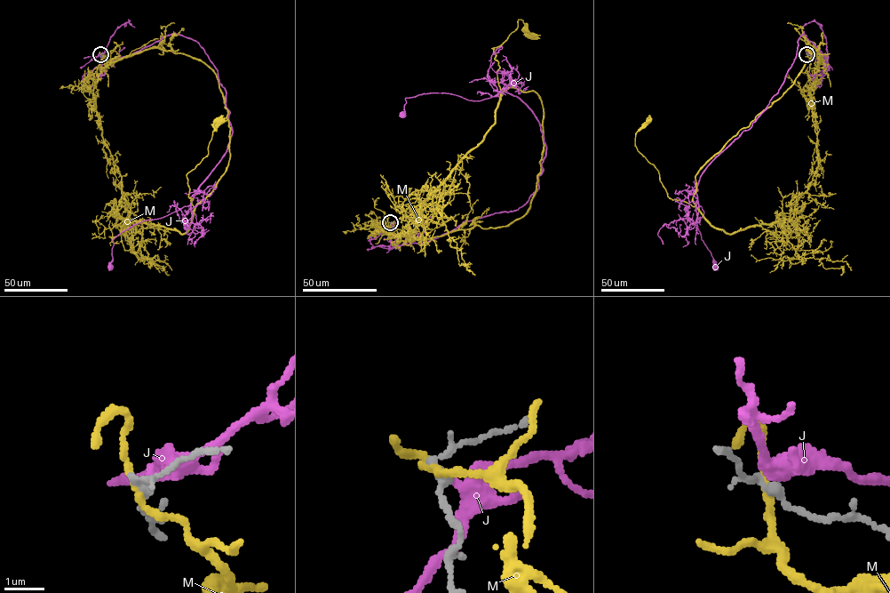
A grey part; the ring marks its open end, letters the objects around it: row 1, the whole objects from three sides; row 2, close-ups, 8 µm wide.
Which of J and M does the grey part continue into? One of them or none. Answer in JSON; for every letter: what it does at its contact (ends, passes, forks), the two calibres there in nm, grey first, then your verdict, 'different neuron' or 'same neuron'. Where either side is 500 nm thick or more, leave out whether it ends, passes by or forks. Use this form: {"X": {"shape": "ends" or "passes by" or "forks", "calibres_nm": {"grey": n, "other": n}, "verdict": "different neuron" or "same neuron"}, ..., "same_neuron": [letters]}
{"J": {"shape": "passes by", "calibres_nm": {"grey": 200, "other": 280}, "verdict": "different neuron"}, "M": {"shape": "passes by", "calibres_nm": {"grey": 200, "other": 160}, "verdict": "different neuron"}, "same_neuron": []}

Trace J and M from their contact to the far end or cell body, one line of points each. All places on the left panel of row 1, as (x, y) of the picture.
J: (100, 54), (114, 61), (173, 34), (194, 40), (217, 70), (232, 130), (190, 204), (122, 231), (111, 267)
M: (100, 54), (96, 111), (122, 177), (121, 216), (188, 229), (186, 174), (207, 155), (218, 120)

